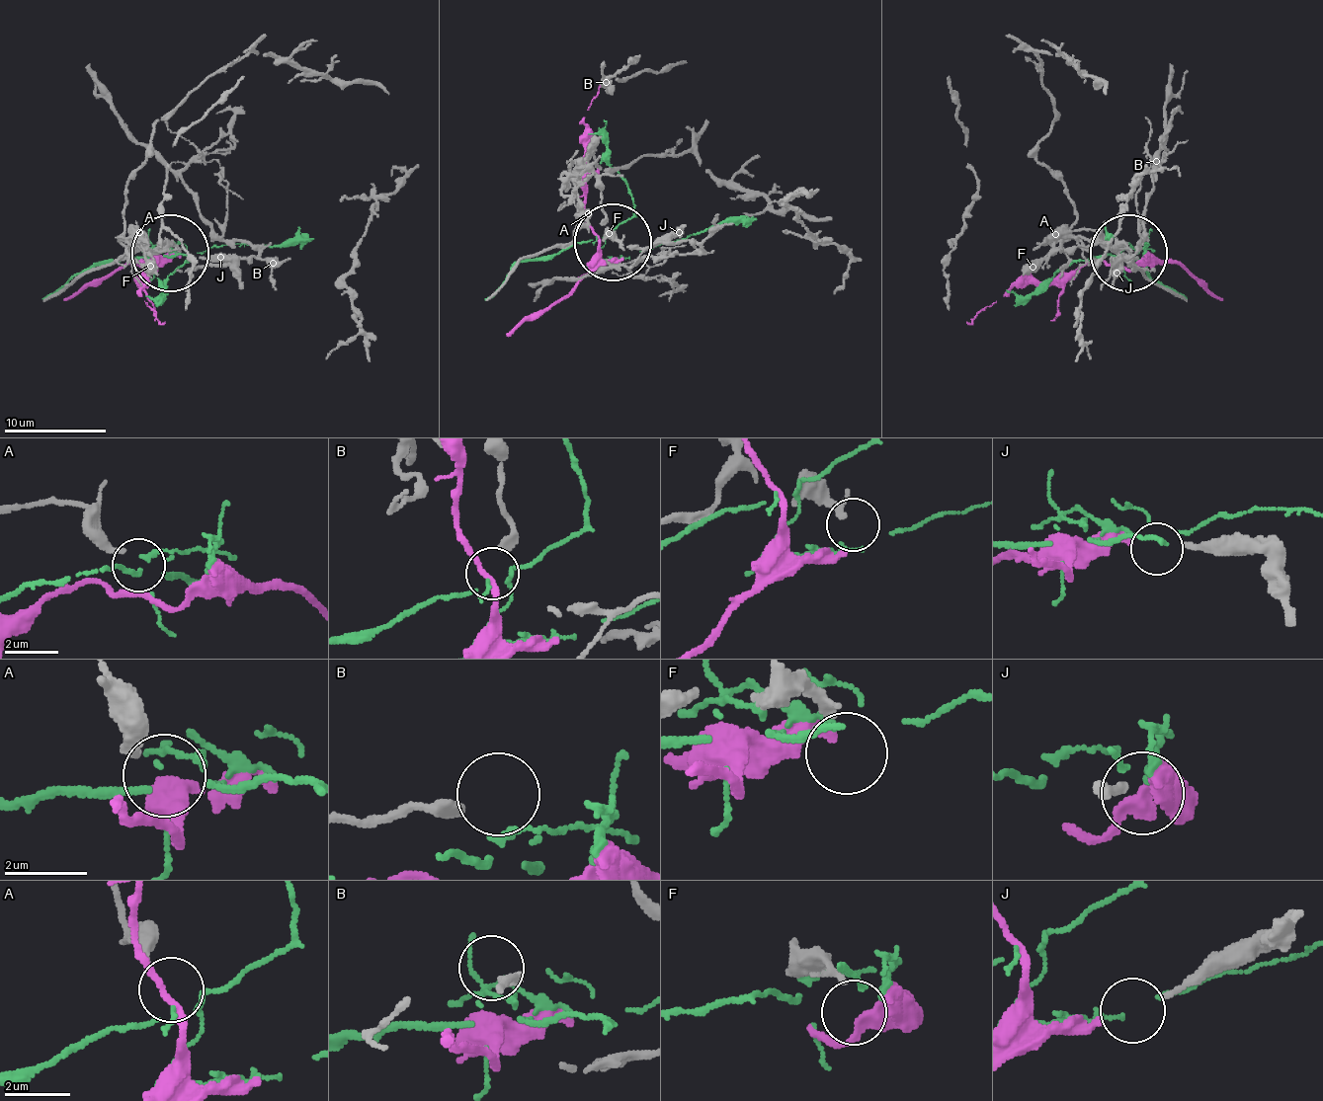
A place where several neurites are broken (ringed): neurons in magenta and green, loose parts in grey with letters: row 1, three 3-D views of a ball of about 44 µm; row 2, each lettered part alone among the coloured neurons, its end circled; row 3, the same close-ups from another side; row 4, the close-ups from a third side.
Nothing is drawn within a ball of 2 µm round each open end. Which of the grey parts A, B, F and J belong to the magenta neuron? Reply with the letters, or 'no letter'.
J

